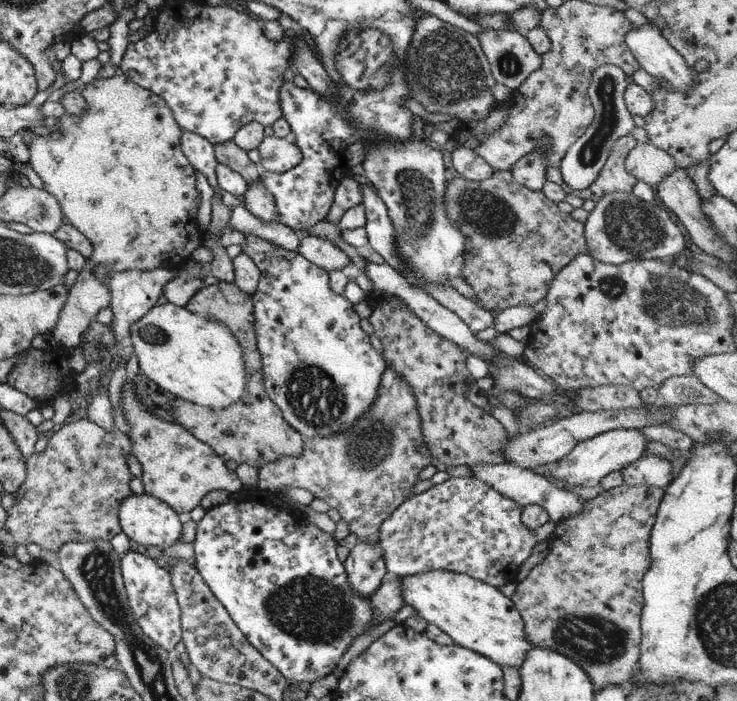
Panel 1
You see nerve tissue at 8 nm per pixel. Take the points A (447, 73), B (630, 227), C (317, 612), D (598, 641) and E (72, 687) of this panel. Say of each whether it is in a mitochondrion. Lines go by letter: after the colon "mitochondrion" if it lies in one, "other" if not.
A: mitochondrion
B: mitochondrion
C: mitochondrion
D: mitochondrion
E: mitochondrion

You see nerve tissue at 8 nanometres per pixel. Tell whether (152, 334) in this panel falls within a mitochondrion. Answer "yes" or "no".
yes

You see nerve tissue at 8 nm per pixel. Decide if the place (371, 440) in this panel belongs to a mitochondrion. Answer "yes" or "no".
yes

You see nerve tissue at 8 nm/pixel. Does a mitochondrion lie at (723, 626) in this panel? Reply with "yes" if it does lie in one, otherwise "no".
yes

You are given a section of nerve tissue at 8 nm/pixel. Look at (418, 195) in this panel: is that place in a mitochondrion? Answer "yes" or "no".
yes

